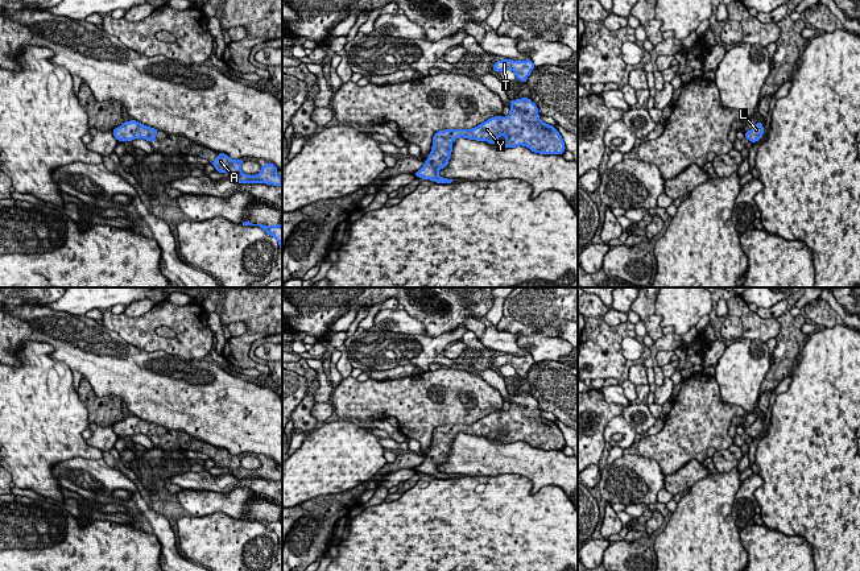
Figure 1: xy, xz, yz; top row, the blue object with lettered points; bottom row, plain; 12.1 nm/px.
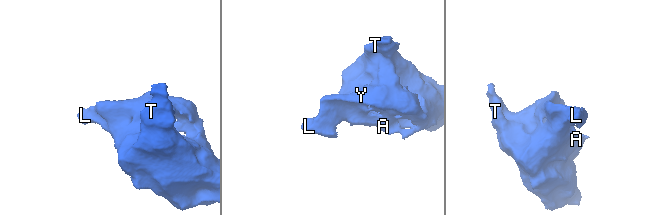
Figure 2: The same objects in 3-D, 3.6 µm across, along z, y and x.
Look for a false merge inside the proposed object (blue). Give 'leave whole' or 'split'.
leave whole

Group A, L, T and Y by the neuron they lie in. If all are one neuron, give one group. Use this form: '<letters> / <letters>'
A L T Y

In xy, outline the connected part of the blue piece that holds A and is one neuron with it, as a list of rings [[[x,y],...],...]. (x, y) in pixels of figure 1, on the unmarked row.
[[[220,448],[215,454],[214,458],[211,458],[218,468],[228,468],[232,475],[235,475],[239,479],[266,479],[273,481],[281,481],[282,473],[277,469],[277,463],[272,458],[266,458],[265,462],[261,462],[261,467],[256,471],[244,469],[241,467],[241,459],[243,454],[240,455],[232,455],[226,448]]]

